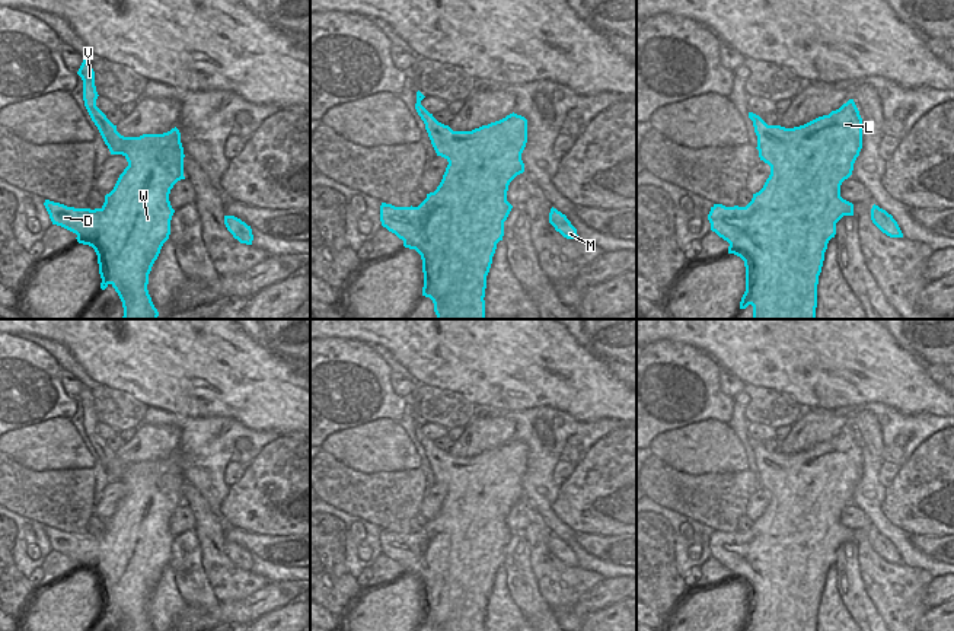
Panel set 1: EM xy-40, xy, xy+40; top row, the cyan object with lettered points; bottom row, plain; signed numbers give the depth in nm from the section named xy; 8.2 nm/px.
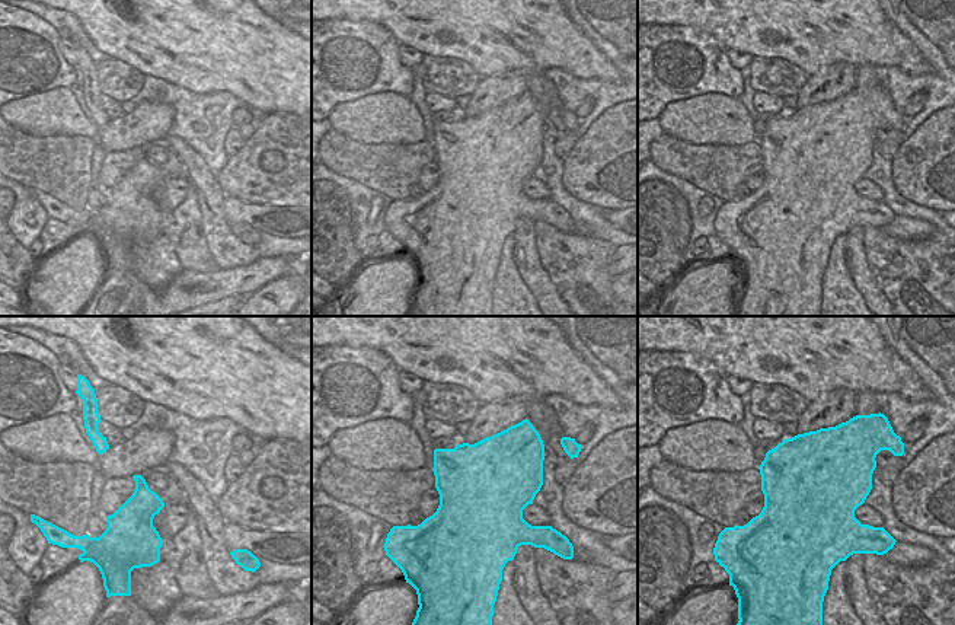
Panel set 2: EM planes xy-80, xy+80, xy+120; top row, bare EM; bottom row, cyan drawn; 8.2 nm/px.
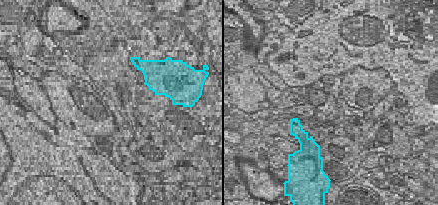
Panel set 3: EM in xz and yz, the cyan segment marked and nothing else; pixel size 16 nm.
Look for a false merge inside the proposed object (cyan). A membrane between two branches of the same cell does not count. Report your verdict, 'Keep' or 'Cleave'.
Keep.

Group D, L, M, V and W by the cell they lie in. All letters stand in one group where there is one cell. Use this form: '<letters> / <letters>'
D L M V W

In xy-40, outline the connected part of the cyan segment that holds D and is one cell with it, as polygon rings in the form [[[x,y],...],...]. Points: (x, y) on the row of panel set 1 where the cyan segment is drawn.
[[[83,60],[77,74],[83,80],[83,101],[92,121],[111,154],[122,154],[128,166],[119,175],[114,189],[105,195],[100,208],[74,208],[50,200],[45,200],[44,205],[52,224],[76,233],[79,243],[95,249],[102,278],[100,289],[105,290],[109,284],[115,289],[124,307],[122,319],[157,319],[159,312],[151,302],[147,284],[151,267],[170,235],[170,220],[175,213],[169,201],[170,189],[178,181],[185,179],[181,133],[175,127],[163,134],[121,136],[117,125],[96,106],[99,95],[90,63]]]

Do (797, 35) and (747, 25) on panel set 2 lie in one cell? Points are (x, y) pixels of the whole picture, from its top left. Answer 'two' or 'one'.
one

